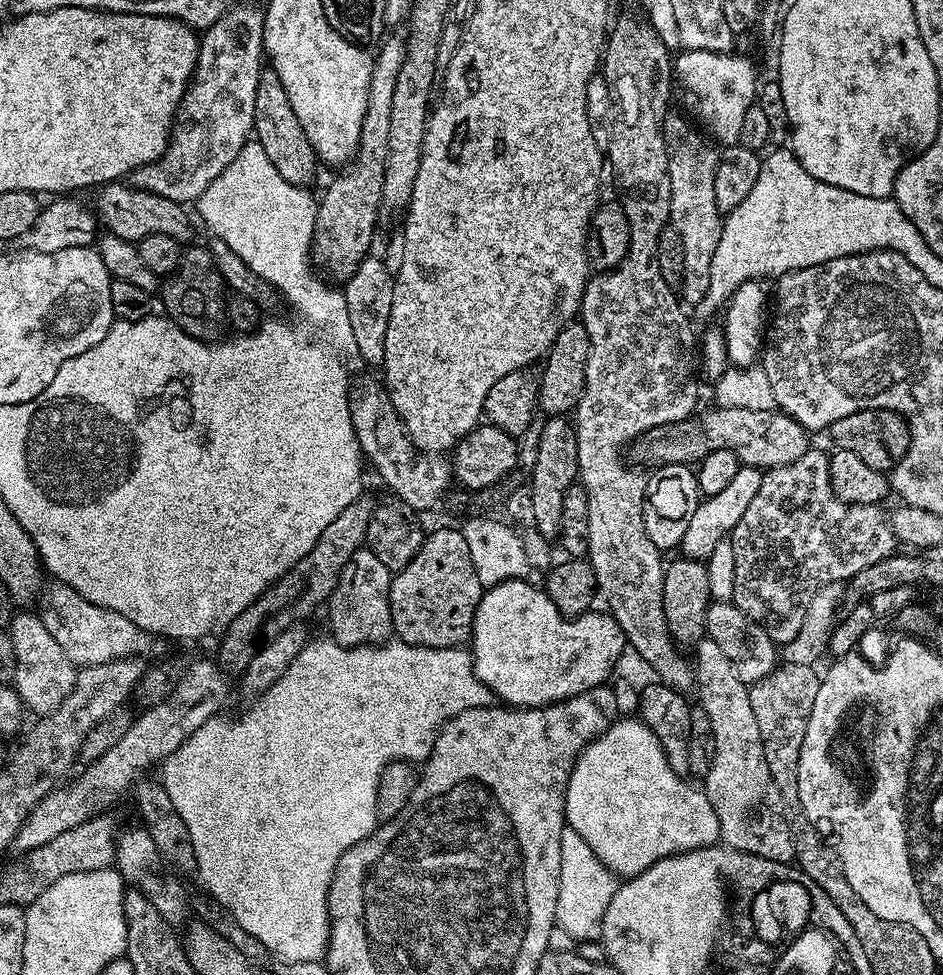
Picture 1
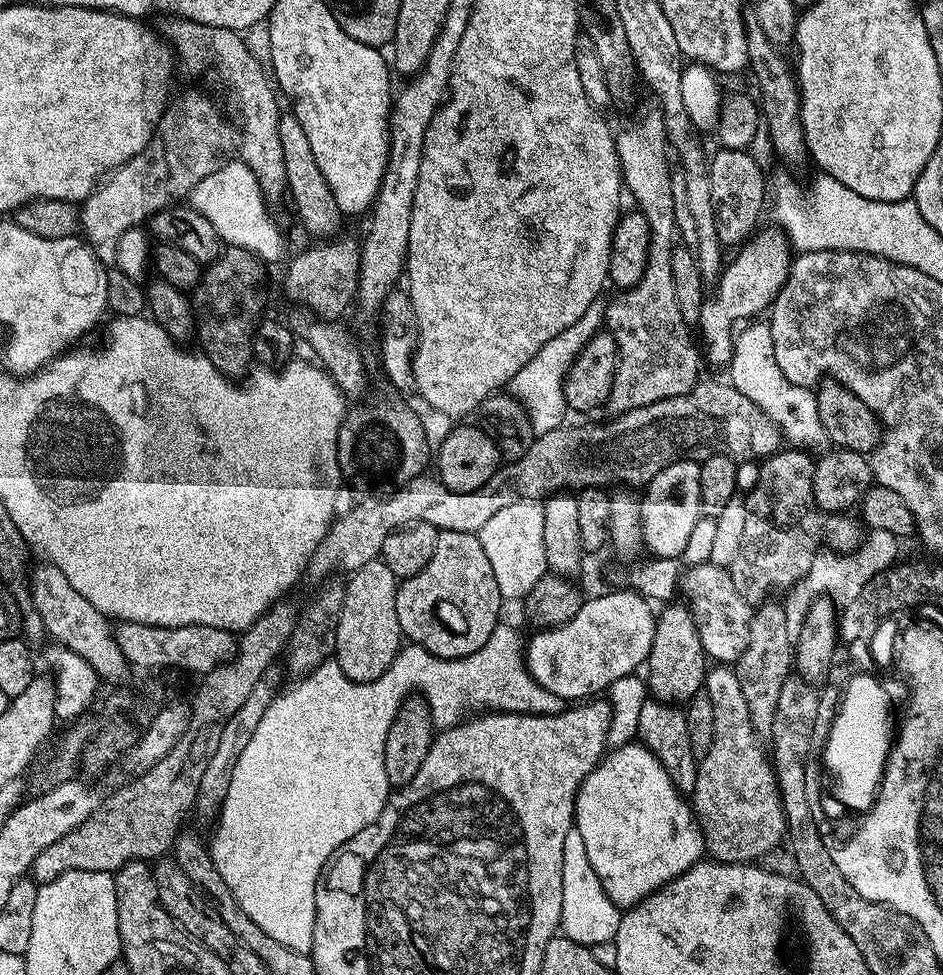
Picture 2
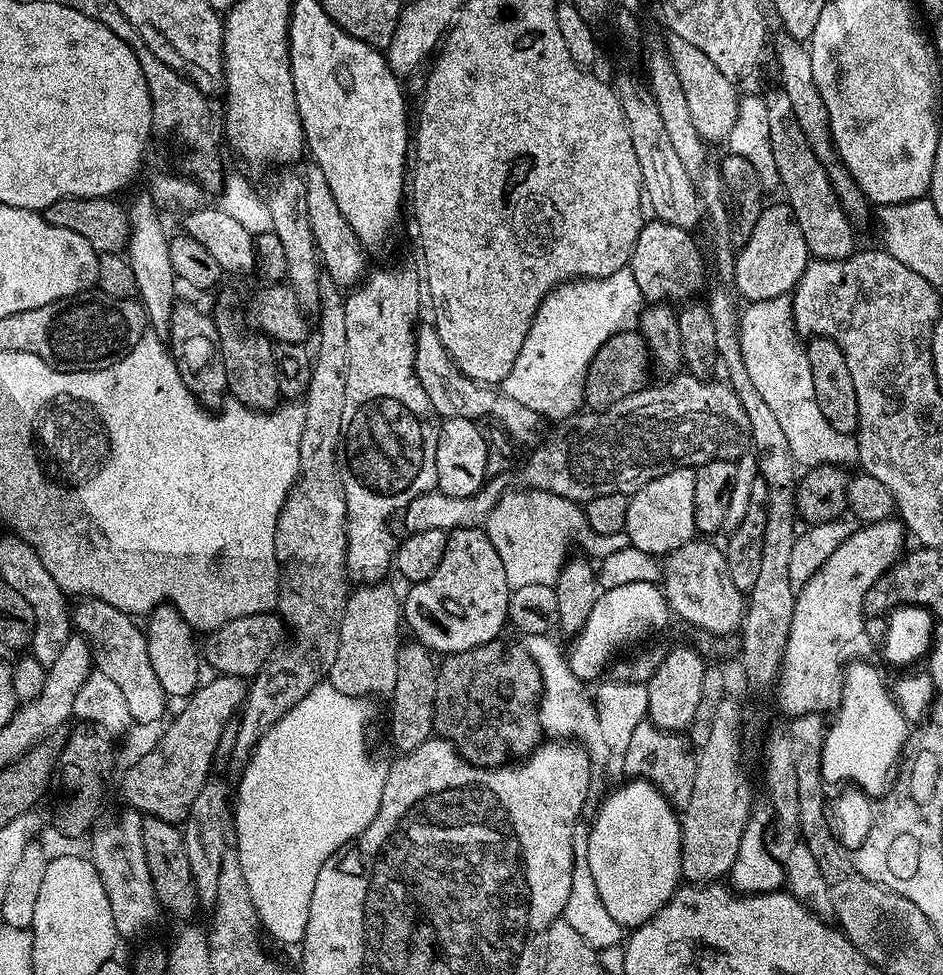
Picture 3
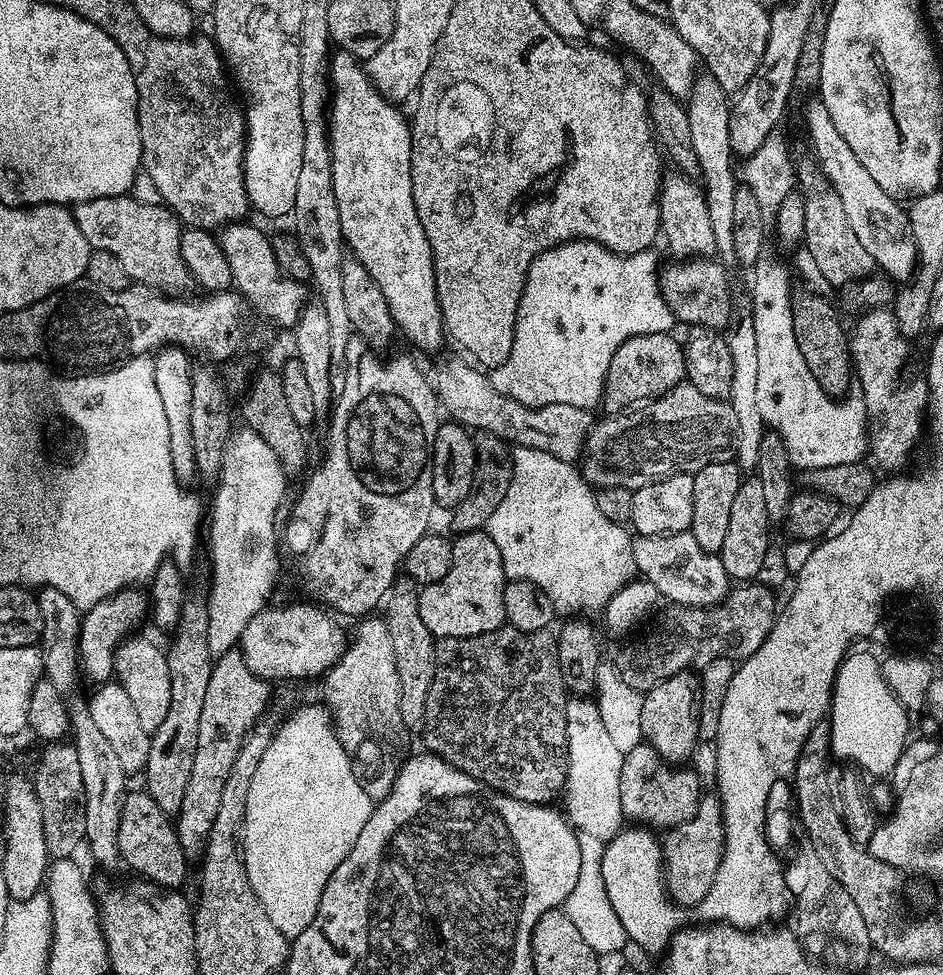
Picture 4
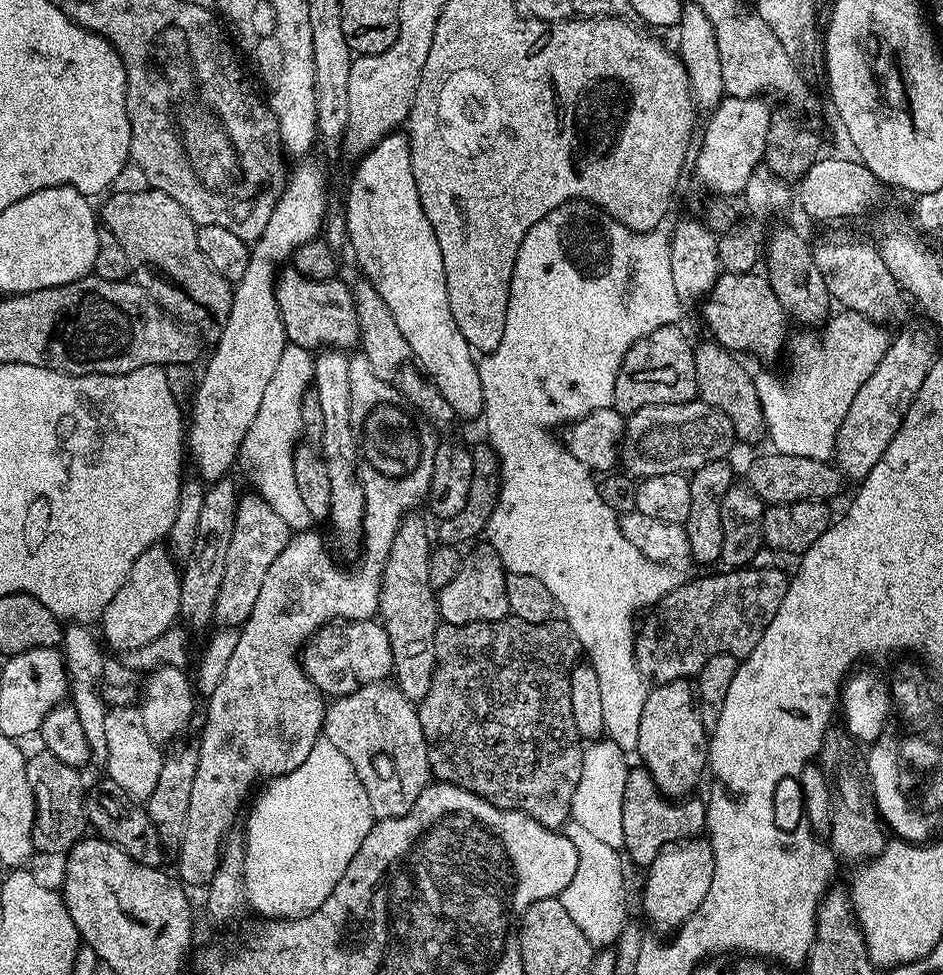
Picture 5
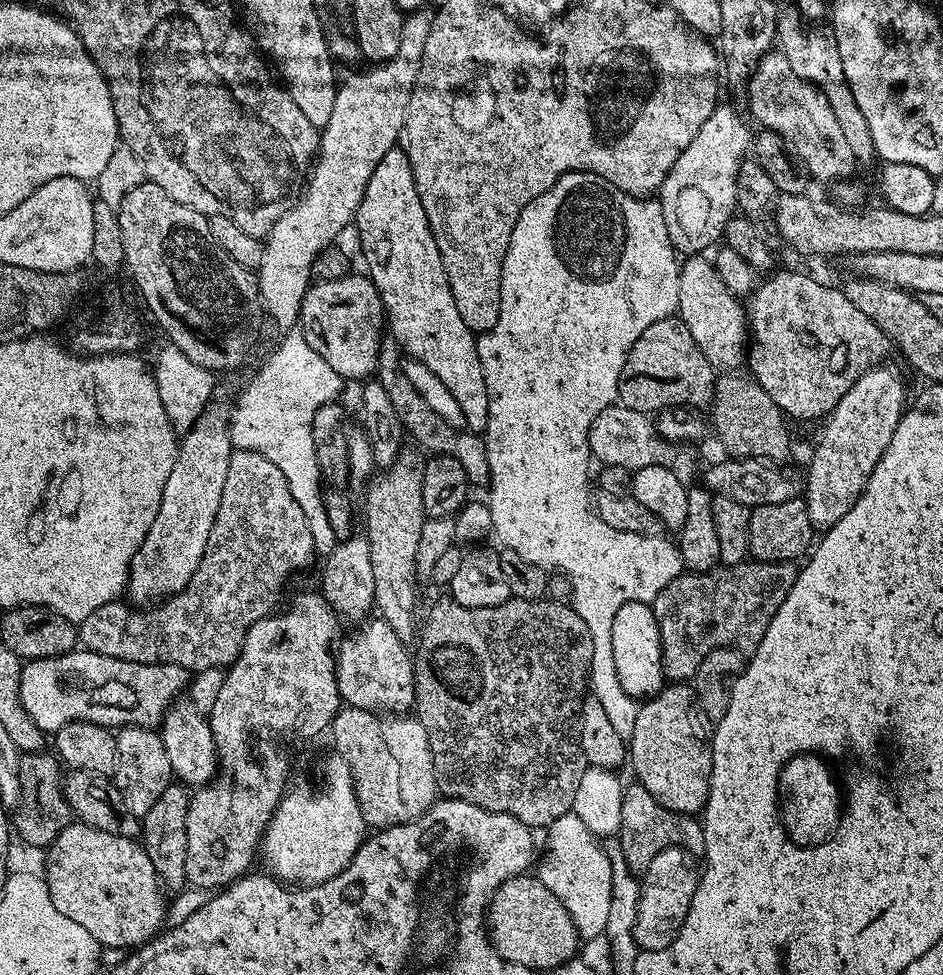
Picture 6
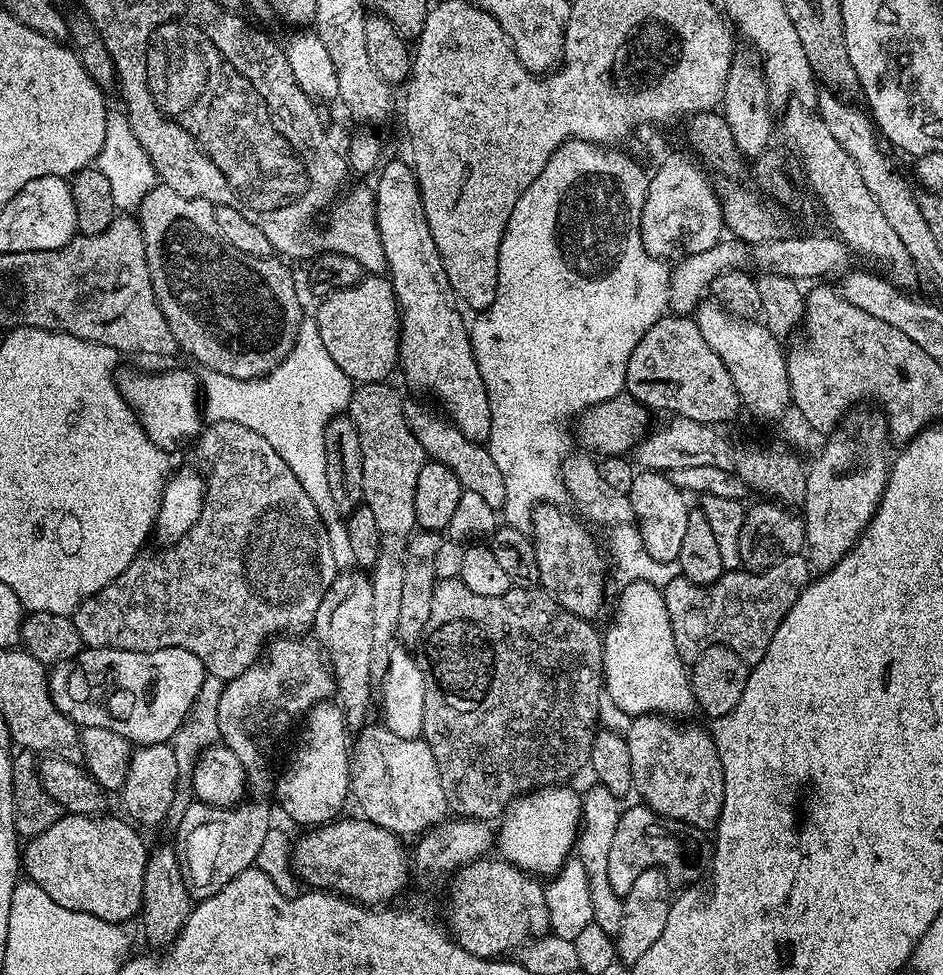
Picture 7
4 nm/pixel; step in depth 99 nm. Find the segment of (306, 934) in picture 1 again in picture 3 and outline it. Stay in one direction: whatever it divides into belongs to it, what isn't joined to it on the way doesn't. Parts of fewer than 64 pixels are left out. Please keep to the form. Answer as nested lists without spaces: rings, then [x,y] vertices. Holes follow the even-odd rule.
[[[533,636],[527,645],[528,653],[540,667],[542,695],[538,705],[540,727],[549,737],[580,741],[595,763],[600,764],[608,758],[609,751],[603,741],[600,729],[596,701],[585,684],[568,668],[567,659],[562,655],[562,648],[548,636]],[[327,682],[314,686],[302,702],[298,702],[273,727],[270,738],[265,738],[257,744],[256,749],[252,751],[252,756],[248,759],[248,765],[239,773],[240,785],[234,790],[234,812],[236,808],[236,845],[234,851],[236,859],[240,862],[242,878],[246,882],[246,890],[256,907],[256,913],[260,915],[260,922],[265,933],[268,932],[276,940],[281,940],[284,944],[299,945],[306,934],[306,922],[312,909],[312,895],[314,894],[314,882],[318,878],[318,870],[330,857],[337,855],[345,846],[352,843],[356,837],[374,822],[374,814],[378,814],[378,806],[382,802],[382,786],[384,785],[383,767],[379,768],[374,761],[368,757],[368,719],[372,712],[368,709],[369,701],[367,699],[342,694],[342,690],[334,690],[334,686]]]

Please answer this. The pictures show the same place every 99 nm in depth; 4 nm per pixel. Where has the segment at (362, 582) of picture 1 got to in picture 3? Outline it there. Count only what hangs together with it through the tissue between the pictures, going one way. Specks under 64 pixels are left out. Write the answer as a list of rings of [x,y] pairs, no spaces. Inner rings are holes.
[[[388,582],[366,584],[349,591],[346,610],[342,614],[342,630],[338,634],[338,658],[334,658],[334,666],[330,666],[327,683],[332,684],[334,690],[342,690],[342,694],[361,698],[391,694],[398,678],[396,659],[402,647],[400,628],[402,632],[402,600]]]

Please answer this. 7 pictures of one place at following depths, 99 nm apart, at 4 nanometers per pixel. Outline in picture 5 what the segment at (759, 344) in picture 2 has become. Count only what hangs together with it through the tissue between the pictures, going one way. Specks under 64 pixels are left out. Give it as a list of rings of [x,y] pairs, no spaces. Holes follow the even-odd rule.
[[[840,310],[837,313],[827,321],[824,348],[812,336],[801,340],[800,367],[793,370],[788,381],[772,372],[755,377],[766,440],[777,452],[831,461],[836,450],[836,435],[842,418],[846,418],[846,410],[850,410],[850,402],[854,402],[854,394],[858,394],[862,382],[874,374],[874,366],[878,366],[882,354],[886,354],[890,332],[885,325],[876,324],[857,312]]]

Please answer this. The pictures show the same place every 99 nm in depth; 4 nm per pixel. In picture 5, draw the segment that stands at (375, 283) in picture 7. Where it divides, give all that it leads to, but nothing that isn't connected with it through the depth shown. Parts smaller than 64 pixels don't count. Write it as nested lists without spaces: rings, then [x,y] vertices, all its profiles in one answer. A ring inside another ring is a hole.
[[[291,266],[283,271],[276,276],[276,301],[282,314],[287,343],[309,350],[321,346],[328,350],[355,349],[360,343],[360,323],[351,287],[347,283],[344,285],[340,278],[308,280]]]

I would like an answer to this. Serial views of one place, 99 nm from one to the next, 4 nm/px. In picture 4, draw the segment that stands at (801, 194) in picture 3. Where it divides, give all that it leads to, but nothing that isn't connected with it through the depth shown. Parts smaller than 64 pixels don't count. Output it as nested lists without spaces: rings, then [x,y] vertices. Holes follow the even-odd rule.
[[[815,171],[799,173],[799,183],[812,188],[803,193],[805,218],[802,223],[802,244],[808,247],[808,256],[814,267],[820,271],[820,276],[828,284],[840,284],[843,280],[863,281],[871,277],[874,265],[870,253],[858,242],[846,218],[846,210],[842,210],[842,202],[832,193],[827,180],[821,178]]]

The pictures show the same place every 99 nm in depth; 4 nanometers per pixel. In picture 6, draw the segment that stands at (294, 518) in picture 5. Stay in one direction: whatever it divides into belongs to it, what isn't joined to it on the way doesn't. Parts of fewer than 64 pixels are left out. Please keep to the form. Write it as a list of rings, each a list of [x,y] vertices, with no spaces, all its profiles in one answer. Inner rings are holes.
[[[298,326],[290,328],[283,336],[276,350],[243,388],[234,410],[231,409],[231,440],[235,449],[258,453],[282,472],[294,500],[306,515],[317,555],[327,556],[336,548],[338,541],[326,517],[324,488],[311,427],[315,411],[339,397],[344,380],[306,342]]]

